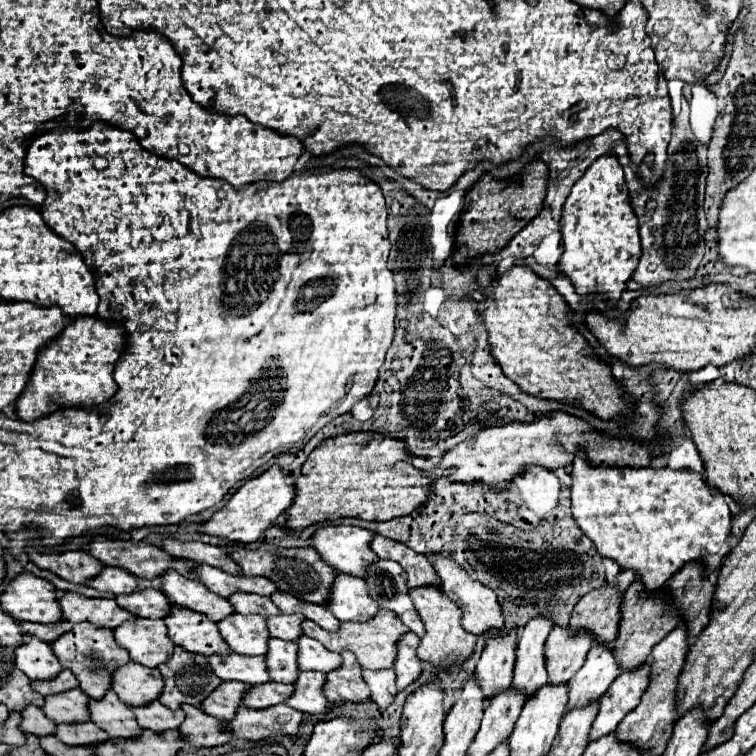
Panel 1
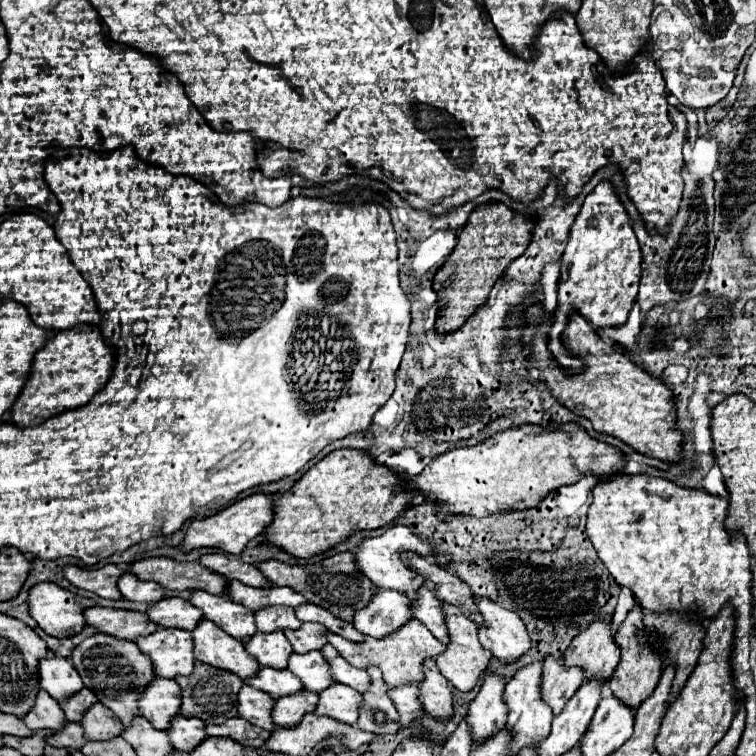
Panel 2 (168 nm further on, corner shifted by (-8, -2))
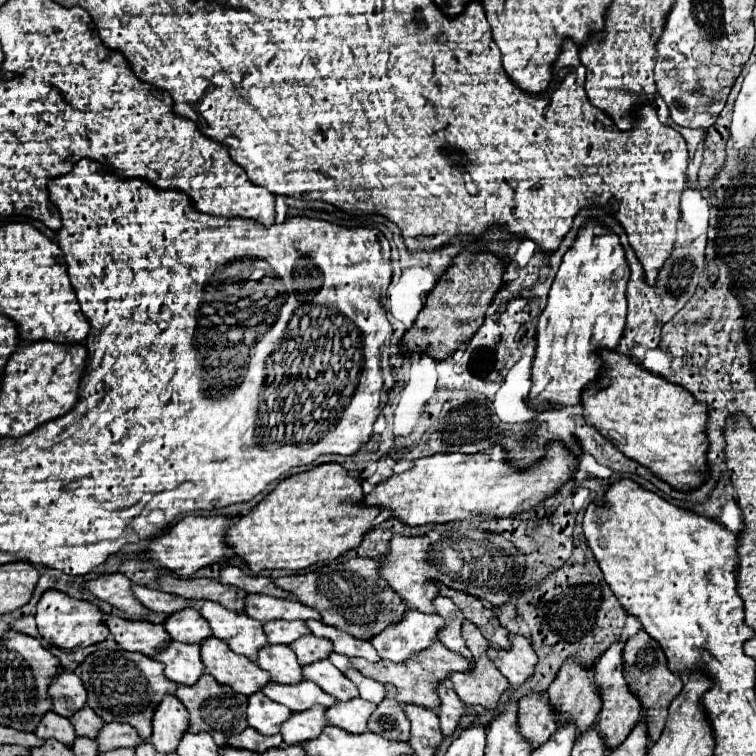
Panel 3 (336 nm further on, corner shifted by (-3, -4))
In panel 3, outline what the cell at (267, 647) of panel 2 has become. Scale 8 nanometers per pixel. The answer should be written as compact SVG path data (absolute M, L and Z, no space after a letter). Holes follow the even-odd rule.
M267 644L267 646L259 648L257 664L259 664L259 668L263 668L271 674L273 682L295 684L295 682L303 680L301 666L297 664L295 652L289 646Z

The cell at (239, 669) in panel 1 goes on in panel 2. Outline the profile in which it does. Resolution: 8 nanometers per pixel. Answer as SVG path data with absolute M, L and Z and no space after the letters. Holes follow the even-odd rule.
M260 668L260 672L252 678L244 680L246 684L268 692L274 698L280 696L292 696L296 692L304 690L304 684L300 684L300 678L296 678L288 670L274 670L274 668Z

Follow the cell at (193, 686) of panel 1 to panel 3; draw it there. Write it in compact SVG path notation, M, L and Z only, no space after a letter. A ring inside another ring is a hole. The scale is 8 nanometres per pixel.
M201 674L193 686L179 686L175 696L189 710L189 730L207 730L219 746L227 744L227 734L237 734L239 730L247 728L247 696L239 696L231 686L219 684L215 678L211 678L211 674Z

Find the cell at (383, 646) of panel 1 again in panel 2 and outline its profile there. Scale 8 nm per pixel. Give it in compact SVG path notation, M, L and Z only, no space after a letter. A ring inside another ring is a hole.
M416 618L410 620L408 624L404 624L398 632L376 640L376 638L366 638L366 642L362 644L354 644L344 640L342 636L334 636L332 632L328 632L328 642L340 652L340 656L344 660L348 660L352 666L356 668L368 668L368 666L378 666L384 674L384 680L390 688L398 688L402 684L420 684L420 680L424 680L424 672L422 672L422 664L428 658L436 658L440 656L440 652L444 652L444 644L438 642L430 630L420 624Z

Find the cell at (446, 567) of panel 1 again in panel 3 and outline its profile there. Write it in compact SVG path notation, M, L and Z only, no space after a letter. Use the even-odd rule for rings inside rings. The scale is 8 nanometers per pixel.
M509 634L509 642L511 642L511 648L507 648L507 650L499 650L499 648L491 646L487 650L487 656L515 688L533 674L537 654L533 652L531 642L525 636Z

